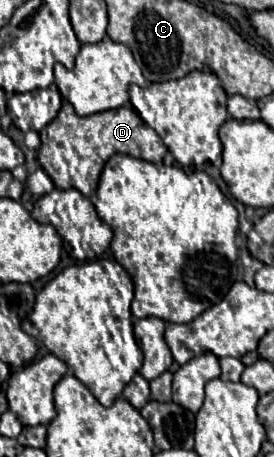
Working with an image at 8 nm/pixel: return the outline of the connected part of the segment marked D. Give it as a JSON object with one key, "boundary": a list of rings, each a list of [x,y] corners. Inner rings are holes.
{"boundary":[[[65,100],[59,116],[39,132],[41,147],[37,152],[40,167],[51,176],[55,186],[61,190],[75,188],[83,196],[93,196],[97,190],[99,174],[105,166],[105,162],[115,154],[131,154],[135,158],[147,160],[147,162],[161,162],[167,154],[167,146],[157,136],[157,132],[147,126],[139,114],[129,108],[121,106],[117,110],[105,110],[91,116],[77,116],[73,106]],[[81,146],[85,146],[85,158],[75,158],[75,154],[81,154]]]}

